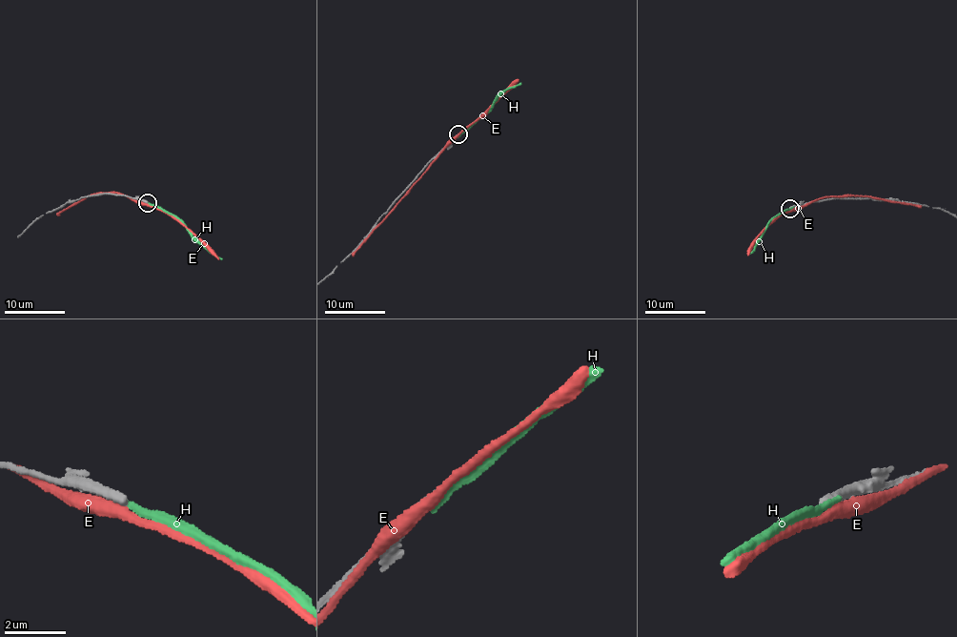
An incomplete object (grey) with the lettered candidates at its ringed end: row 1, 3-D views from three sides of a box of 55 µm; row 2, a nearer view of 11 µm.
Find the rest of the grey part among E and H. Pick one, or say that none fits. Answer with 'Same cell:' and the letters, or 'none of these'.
Same cell: none of these

